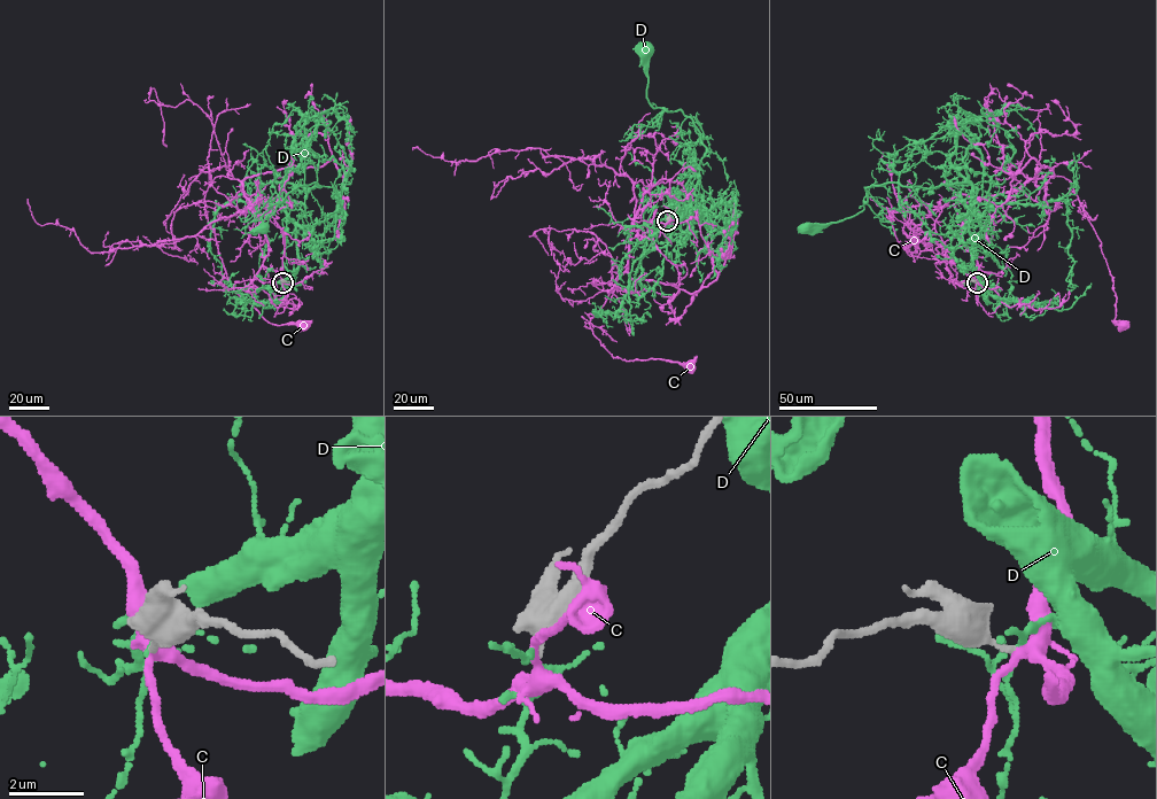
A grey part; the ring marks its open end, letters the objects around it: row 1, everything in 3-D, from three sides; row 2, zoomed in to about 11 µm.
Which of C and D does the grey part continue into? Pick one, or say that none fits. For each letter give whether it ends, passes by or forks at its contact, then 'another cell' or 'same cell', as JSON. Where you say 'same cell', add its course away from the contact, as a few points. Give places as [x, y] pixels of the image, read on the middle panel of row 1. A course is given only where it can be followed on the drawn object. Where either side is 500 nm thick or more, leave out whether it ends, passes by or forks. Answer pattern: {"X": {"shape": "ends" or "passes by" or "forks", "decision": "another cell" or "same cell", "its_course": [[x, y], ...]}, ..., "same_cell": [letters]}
{"C": {"shape": "forks", "decision": "same cell", "its_course": [[667, 220], [649, 222], [653, 209], [641, 209], [630, 231], [627, 269], [589, 326], [612, 356], [691, 367]]}, "D": {"shape": "forks", "decision": "another cell"}, "same_cell": ["C"]}

